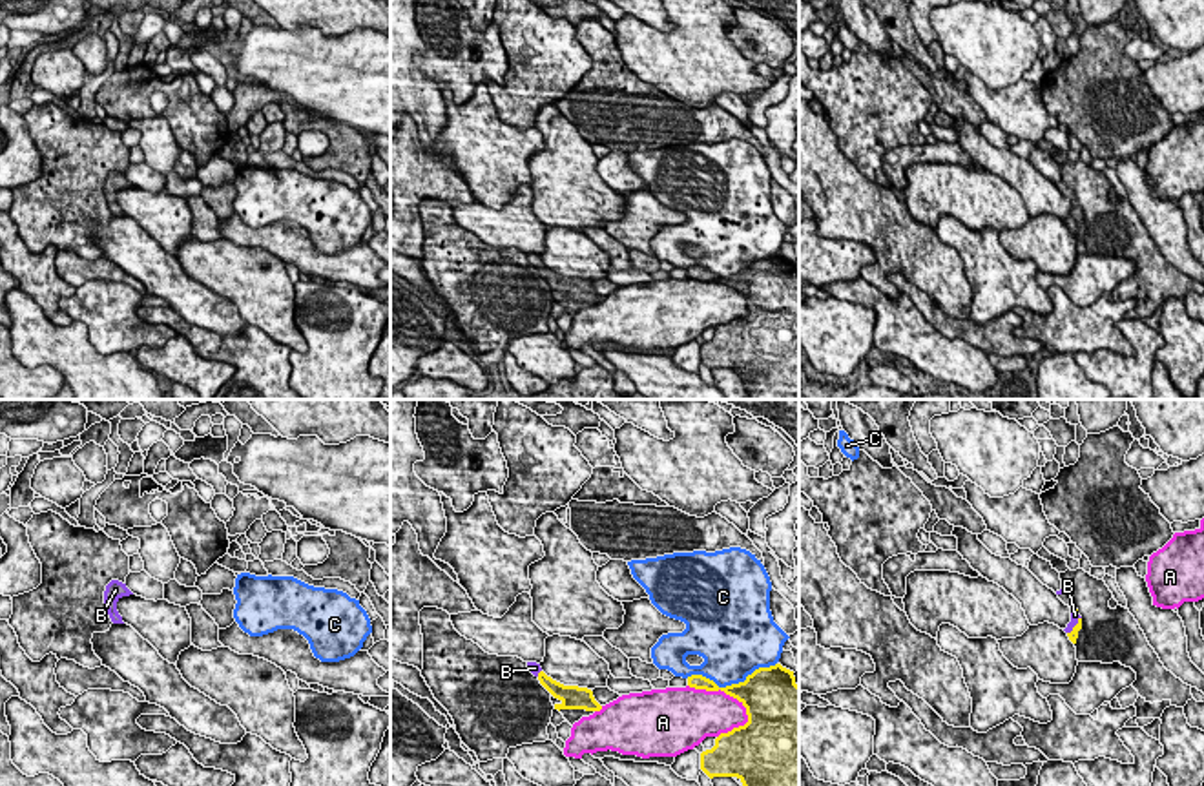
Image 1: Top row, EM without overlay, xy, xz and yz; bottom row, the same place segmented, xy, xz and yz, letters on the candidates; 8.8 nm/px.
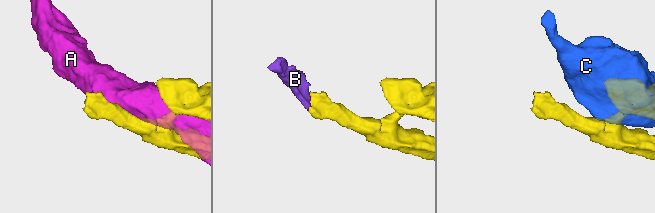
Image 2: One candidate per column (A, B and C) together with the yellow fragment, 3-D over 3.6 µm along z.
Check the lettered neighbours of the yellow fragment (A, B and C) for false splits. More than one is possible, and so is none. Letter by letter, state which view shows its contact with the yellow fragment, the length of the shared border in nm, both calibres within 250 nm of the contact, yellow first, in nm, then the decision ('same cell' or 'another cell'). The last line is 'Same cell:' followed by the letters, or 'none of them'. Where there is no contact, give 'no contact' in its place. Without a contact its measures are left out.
A: contact in xz; length 650 nm; calibres 240 and 420 nm; another cell
B: contact in yz; length 200 nm; calibres 90 and 70 nm; same cell
C: contact in xz; length 800 nm; calibres 340 and 460 nm; another cell
Same cell: B

